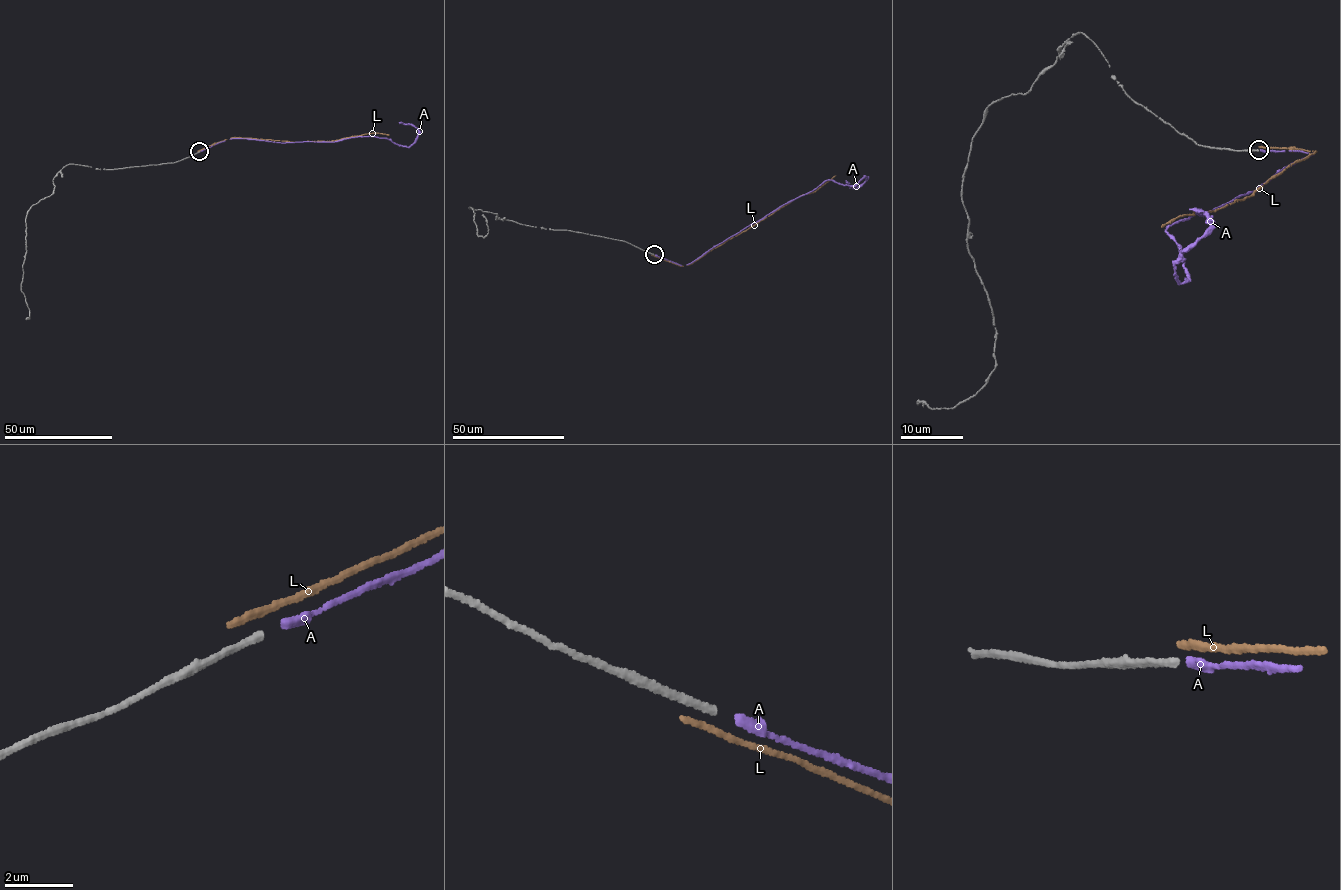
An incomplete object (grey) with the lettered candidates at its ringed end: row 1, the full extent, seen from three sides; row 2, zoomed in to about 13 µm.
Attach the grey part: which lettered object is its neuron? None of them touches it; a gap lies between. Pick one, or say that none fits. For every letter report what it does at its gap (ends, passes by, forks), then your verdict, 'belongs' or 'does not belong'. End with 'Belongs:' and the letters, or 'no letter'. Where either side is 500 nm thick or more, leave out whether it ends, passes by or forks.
A: it ends; belongs
L: it ends; does not belong
Belongs: A

